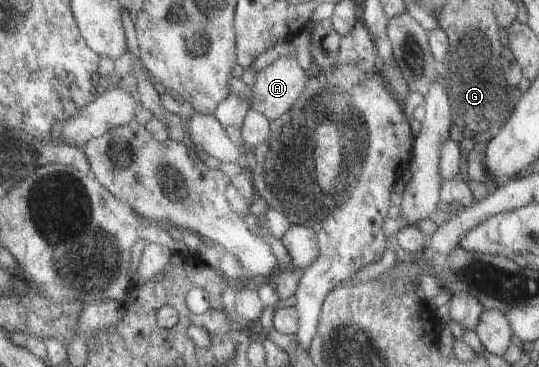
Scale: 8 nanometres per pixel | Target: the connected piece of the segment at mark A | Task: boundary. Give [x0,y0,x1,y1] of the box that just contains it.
[251,54,311,121]

